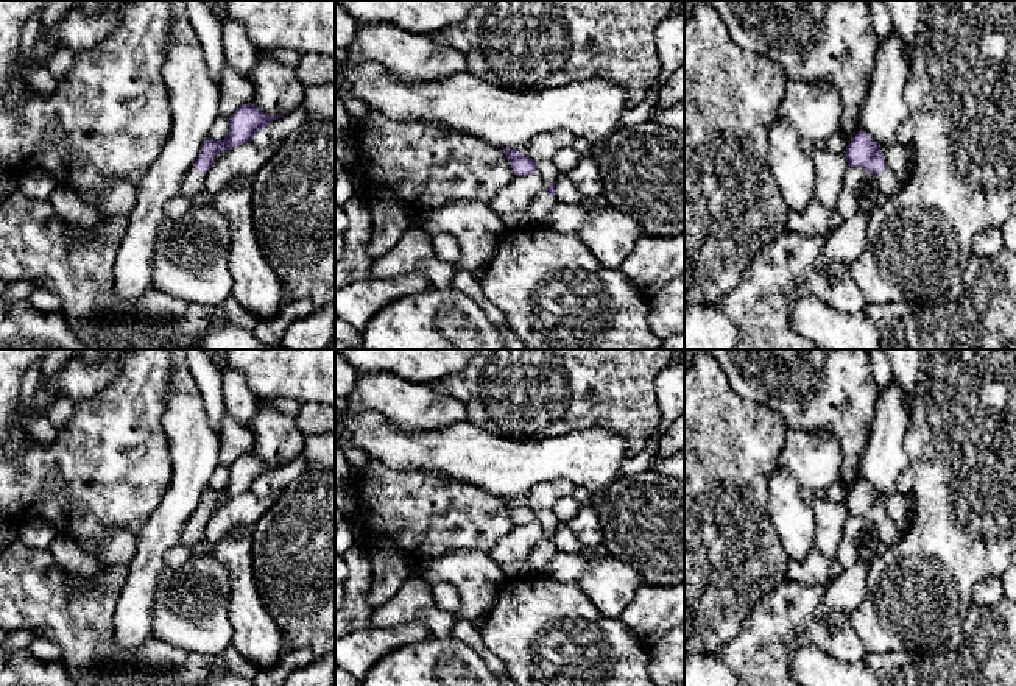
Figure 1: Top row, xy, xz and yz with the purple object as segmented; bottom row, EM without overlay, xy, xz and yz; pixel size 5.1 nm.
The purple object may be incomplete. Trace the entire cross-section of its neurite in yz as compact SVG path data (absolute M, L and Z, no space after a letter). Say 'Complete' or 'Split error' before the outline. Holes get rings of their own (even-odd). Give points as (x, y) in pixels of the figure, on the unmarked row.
Split error. M863 479L852 486L845 500L845 507L849 516L859 516L877 527L877 536L882 549L896 546L905 533L904 529L887 516L879 494Z

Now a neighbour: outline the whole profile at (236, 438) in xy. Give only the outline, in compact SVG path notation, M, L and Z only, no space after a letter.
M224 413L218 435L218 463L229 468L240 455L252 452L254 446L251 427Z

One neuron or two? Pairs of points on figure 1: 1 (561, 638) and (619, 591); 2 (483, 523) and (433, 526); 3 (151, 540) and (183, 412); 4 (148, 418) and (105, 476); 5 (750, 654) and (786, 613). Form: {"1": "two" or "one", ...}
{"1": "two", "2": "one", "3": "one", "4": "one", "5": "one"}

